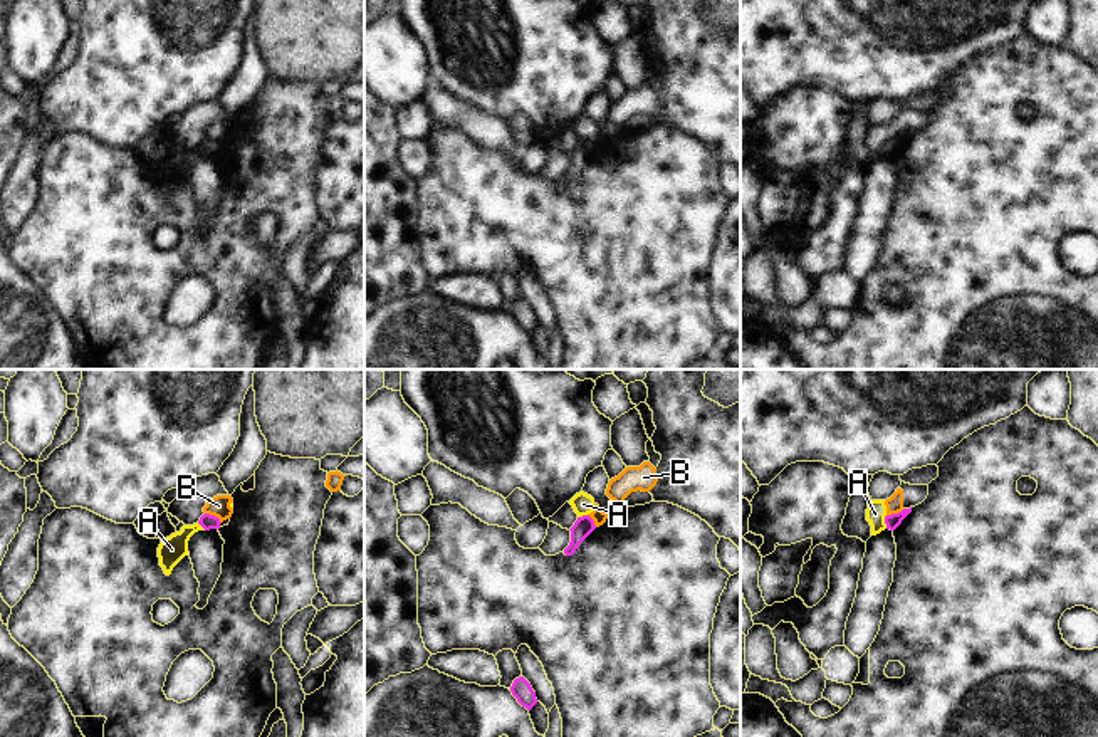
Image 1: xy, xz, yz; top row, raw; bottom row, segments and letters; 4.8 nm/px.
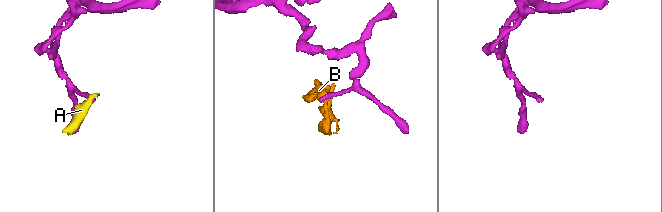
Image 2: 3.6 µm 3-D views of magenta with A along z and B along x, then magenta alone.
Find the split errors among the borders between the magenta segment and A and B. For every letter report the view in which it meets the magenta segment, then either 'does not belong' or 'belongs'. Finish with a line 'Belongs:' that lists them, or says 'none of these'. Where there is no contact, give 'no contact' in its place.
A: meets magenta in yz; does not belong
B: meets magenta in yz; does not belong
Belongs: none of these

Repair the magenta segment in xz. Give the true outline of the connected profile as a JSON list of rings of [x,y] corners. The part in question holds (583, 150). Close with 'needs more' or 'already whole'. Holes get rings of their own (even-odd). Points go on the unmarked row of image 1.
[[[589,139],[578,141],[571,154],[571,166],[564,173],[566,180],[573,180],[579,168],[596,153],[594,144]]]; already whole

